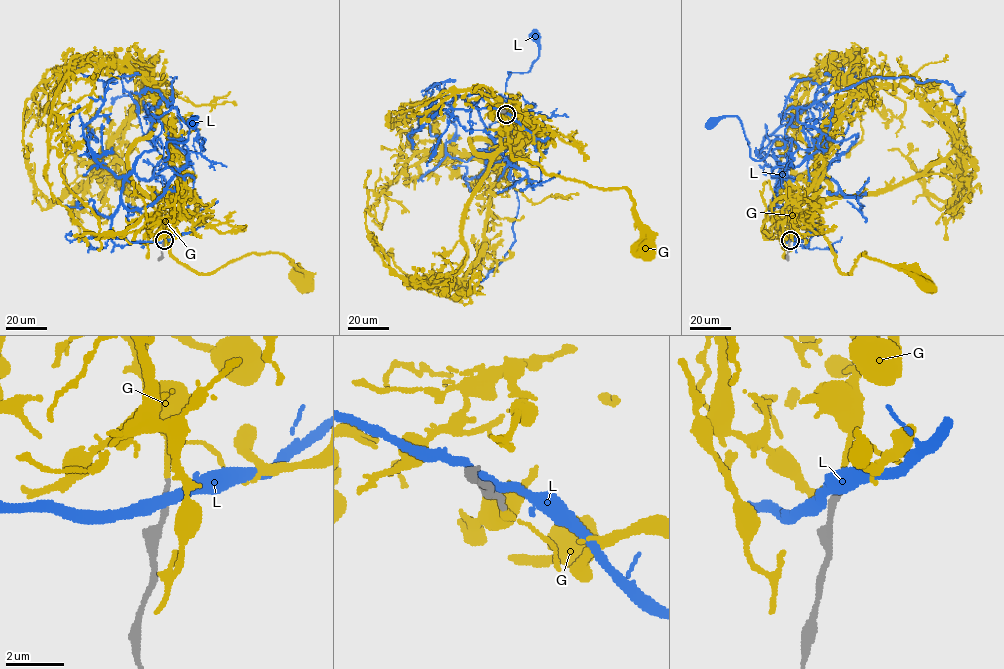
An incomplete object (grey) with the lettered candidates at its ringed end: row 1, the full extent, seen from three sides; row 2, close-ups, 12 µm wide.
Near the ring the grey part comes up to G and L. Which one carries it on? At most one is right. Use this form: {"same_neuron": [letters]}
{"same_neuron": ["G"]}

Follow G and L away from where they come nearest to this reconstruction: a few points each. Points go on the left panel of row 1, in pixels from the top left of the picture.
G: (163, 240), (161, 201), (169, 252), (198, 273), (251, 253), (281, 253), (306, 274), (307, 284)
L: (163, 241), (115, 238), (111, 217), (133, 163), (158, 139), (165, 160), (192, 122)

